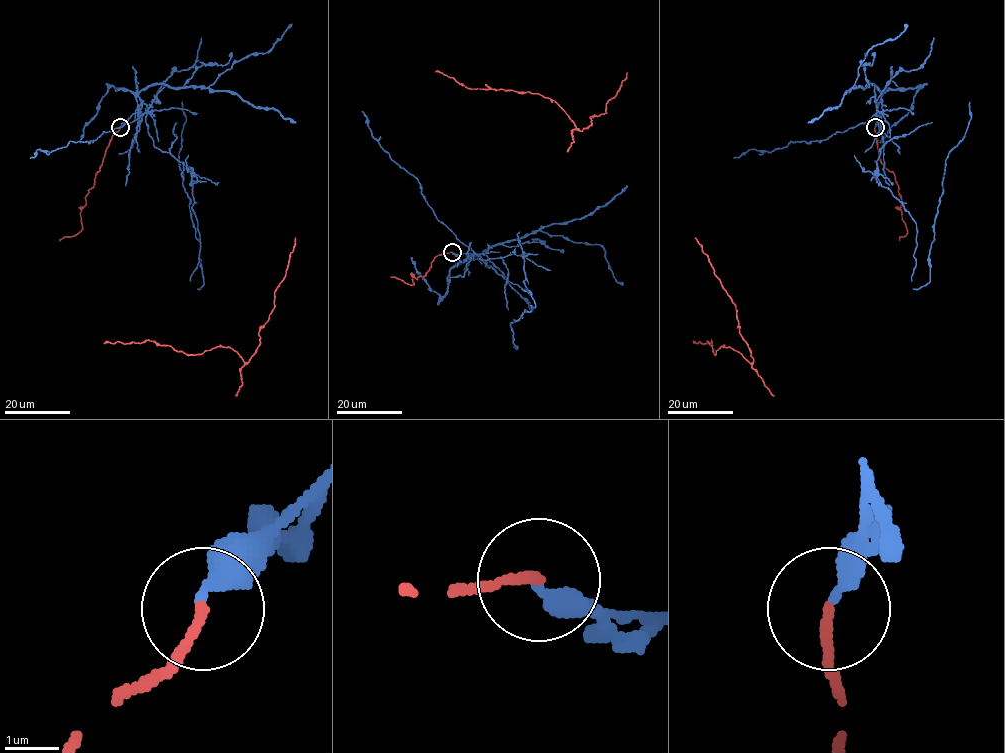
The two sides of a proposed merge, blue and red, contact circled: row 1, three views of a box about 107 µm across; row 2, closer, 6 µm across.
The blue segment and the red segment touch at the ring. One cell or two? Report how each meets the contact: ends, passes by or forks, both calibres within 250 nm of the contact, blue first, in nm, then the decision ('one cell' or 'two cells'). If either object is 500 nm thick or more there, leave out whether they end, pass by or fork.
blue ends; red ends; calibres 320 and 180 nm; two cells

